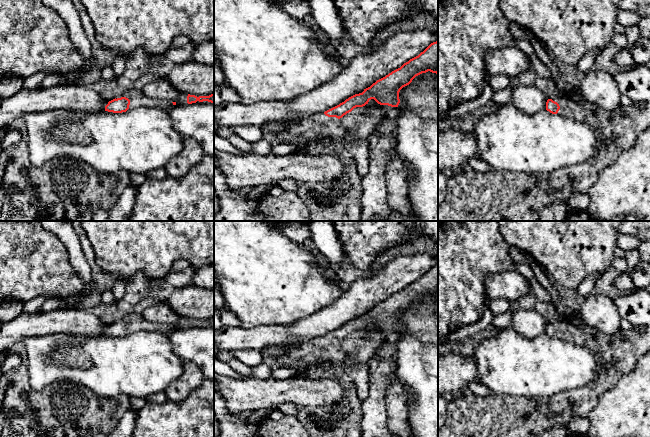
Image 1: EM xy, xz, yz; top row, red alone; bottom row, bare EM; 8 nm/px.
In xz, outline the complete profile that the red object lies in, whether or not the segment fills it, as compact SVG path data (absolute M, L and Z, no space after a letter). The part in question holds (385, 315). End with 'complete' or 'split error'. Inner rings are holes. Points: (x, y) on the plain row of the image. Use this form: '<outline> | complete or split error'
M438 265L431 267L418 280L377 304L362 317L349 321L339 329L325 336L272 349L276 352L279 367L293 367L297 376L307 378L334 378L343 387L344 395L334 405L327 407L297 406L296 418L306 428L309 437L361 437L361 400L352 378L344 369L344 361L350 357L356 363L368 364L381 341L396 337L400 327L400 314L409 309L416 300L428 295L438 298ZM371 323L378 327L376 331L366 330Z | split error

